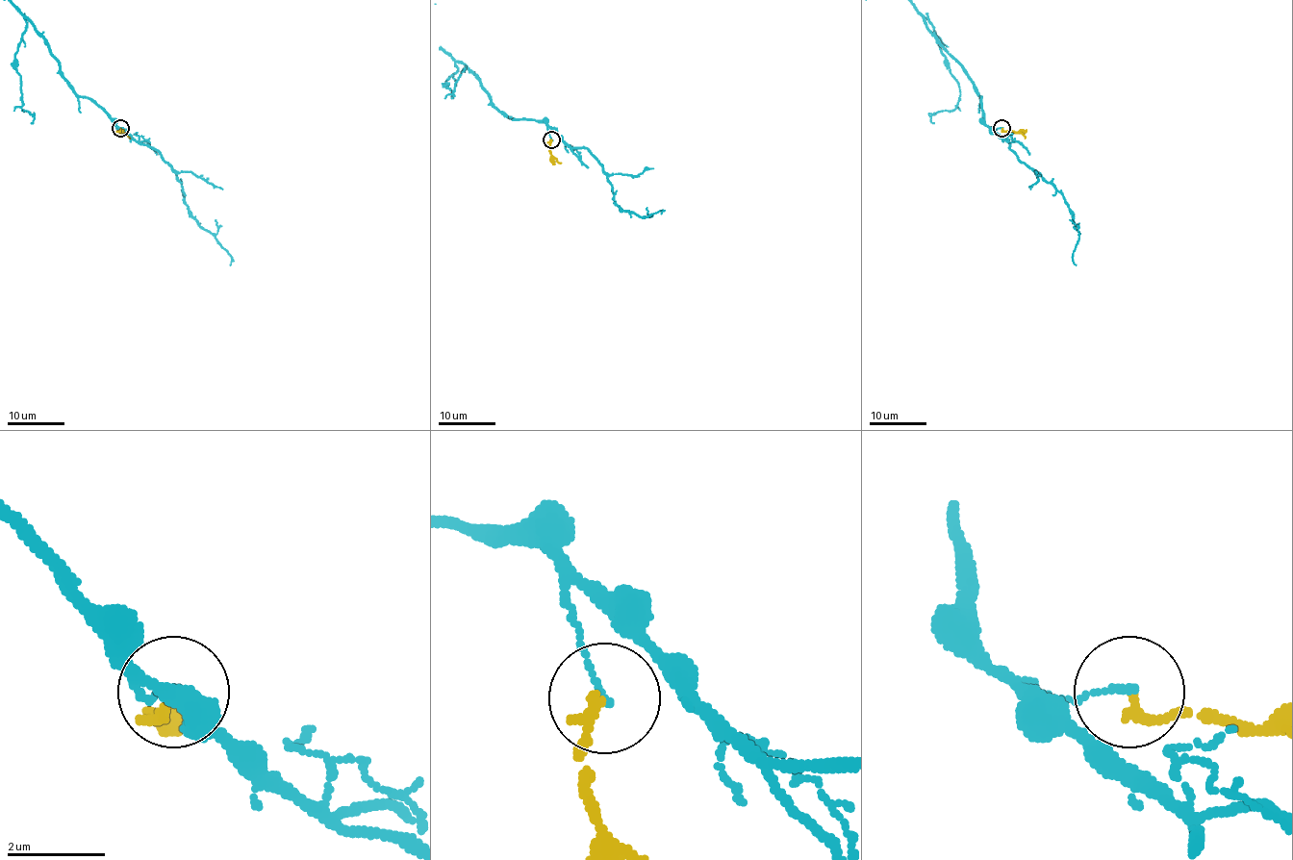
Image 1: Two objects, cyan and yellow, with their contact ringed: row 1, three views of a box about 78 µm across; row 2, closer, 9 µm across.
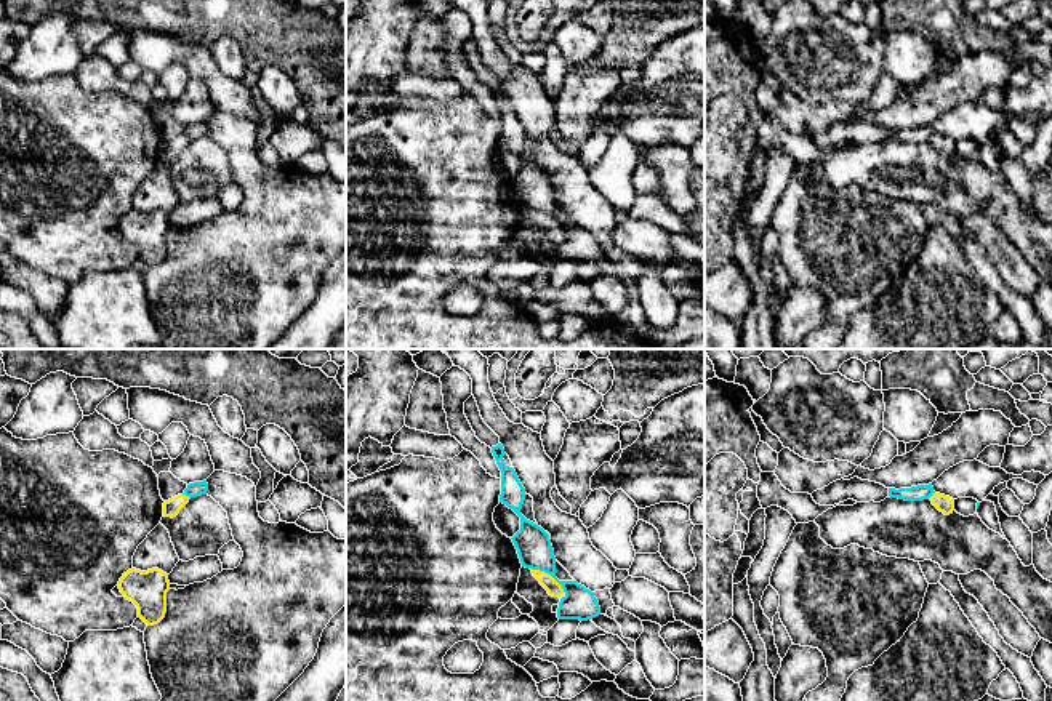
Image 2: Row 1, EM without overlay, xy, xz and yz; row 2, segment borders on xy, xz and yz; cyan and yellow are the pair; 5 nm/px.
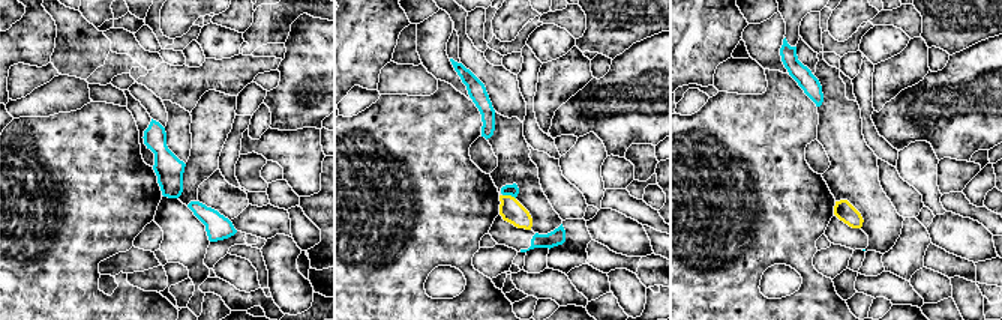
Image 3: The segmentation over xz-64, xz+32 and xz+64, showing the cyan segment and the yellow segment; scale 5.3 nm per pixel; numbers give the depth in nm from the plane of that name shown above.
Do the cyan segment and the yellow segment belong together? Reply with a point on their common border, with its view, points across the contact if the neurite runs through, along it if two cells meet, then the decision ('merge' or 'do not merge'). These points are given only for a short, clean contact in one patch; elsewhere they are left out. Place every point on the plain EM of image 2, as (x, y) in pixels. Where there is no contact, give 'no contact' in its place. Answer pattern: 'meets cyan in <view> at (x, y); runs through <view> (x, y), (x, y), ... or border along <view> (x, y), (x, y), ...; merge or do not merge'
meets cyan in xz at (548, 215); border along xz (530, 208), (546, 213), (564, 232); do not merge

